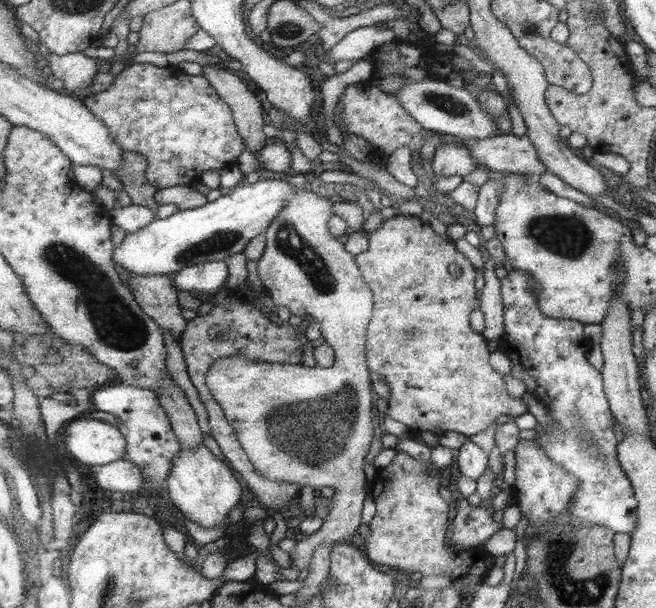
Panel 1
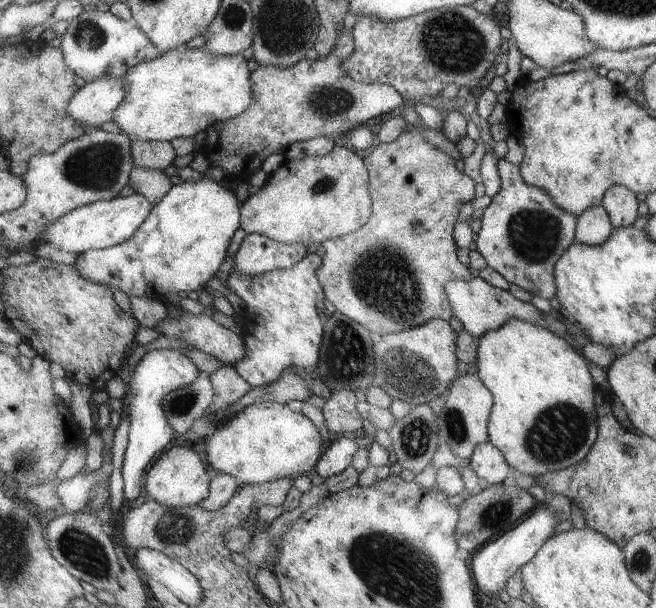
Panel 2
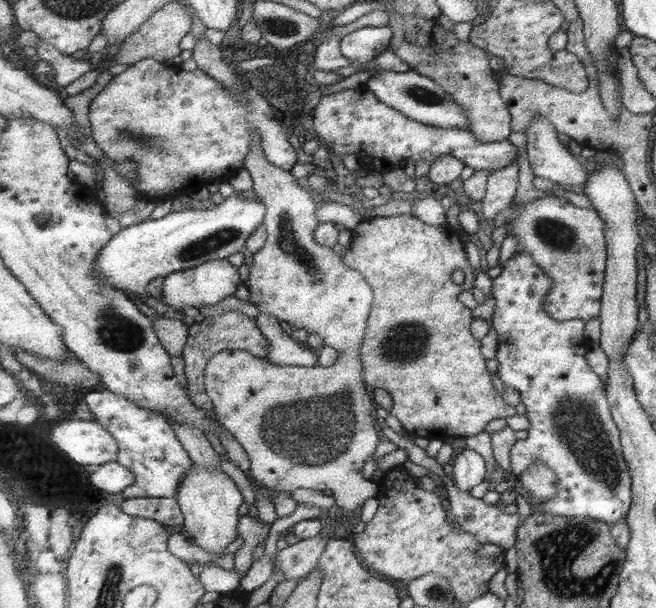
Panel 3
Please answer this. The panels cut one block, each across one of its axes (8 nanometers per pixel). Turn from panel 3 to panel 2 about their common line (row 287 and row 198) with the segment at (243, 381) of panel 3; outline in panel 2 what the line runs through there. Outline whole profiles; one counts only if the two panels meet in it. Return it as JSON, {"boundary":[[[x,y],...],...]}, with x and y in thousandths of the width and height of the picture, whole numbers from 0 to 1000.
{"boundary":[[[514,240],[495,257],[438,263],[401,309],[370,332],[370,378],[410,388],[434,401],[495,401],[498,395],[538,385],[569,355],[566,283],[541,247]]]}

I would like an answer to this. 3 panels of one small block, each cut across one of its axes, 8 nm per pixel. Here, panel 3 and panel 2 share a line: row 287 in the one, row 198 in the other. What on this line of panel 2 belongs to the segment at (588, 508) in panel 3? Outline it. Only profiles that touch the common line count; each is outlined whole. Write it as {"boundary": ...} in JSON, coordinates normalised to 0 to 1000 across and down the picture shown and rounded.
{"boundary":[[[761,263],[761,280],[767,306],[764,316],[748,326],[748,336],[733,359],[736,375],[730,382],[727,411],[745,428],[748,441],[770,454],[776,470],[791,470],[822,500],[831,500],[849,484],[843,441],[877,398],[880,359],[852,342],[828,309],[806,306],[794,289],[791,273]]]}

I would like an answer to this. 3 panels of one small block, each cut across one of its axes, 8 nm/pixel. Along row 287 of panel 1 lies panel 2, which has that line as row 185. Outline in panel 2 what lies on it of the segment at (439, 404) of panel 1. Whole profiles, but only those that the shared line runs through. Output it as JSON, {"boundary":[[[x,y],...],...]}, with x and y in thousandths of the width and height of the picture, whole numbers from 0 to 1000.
{"boundary":[[[639,211],[620,214],[596,237],[581,234],[556,266],[566,283],[563,309],[569,322],[569,355],[538,385],[492,401],[495,421],[492,438],[483,444],[483,457],[498,480],[498,493],[535,526],[559,536],[572,556],[636,539],[654,526],[688,526],[694,516],[681,490],[681,464],[721,461],[721,441],[700,428],[694,375],[703,342],[724,326],[727,296],[697,280],[691,260],[642,227]]]}

